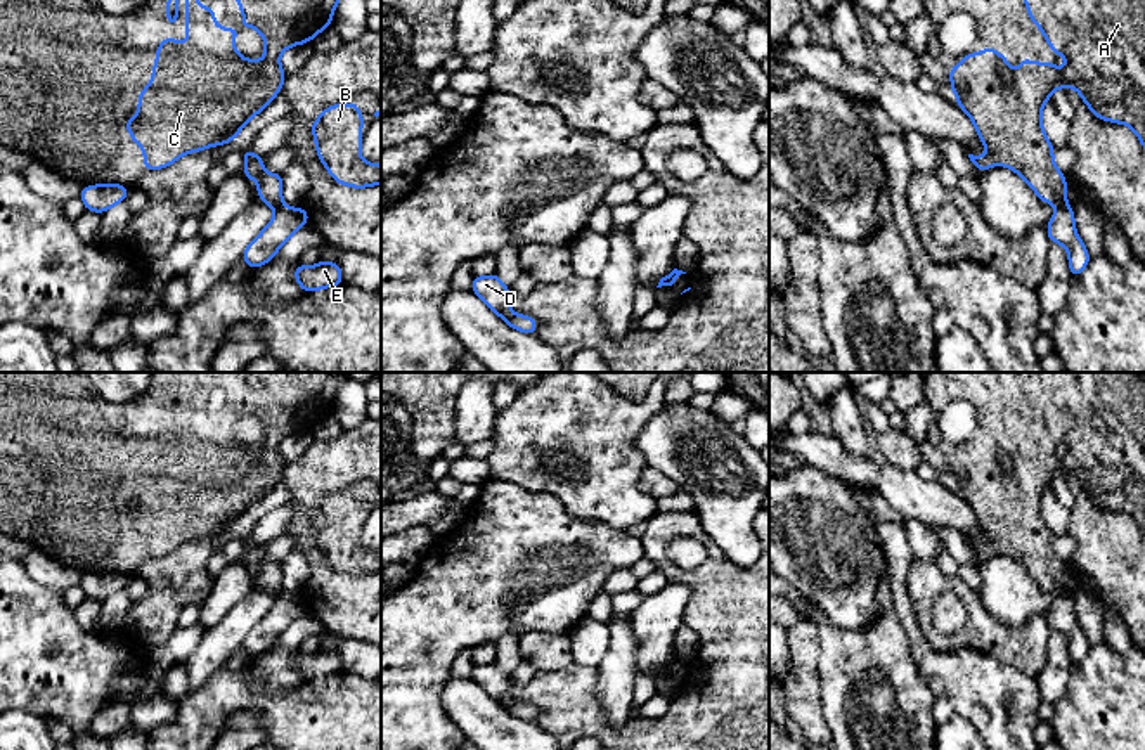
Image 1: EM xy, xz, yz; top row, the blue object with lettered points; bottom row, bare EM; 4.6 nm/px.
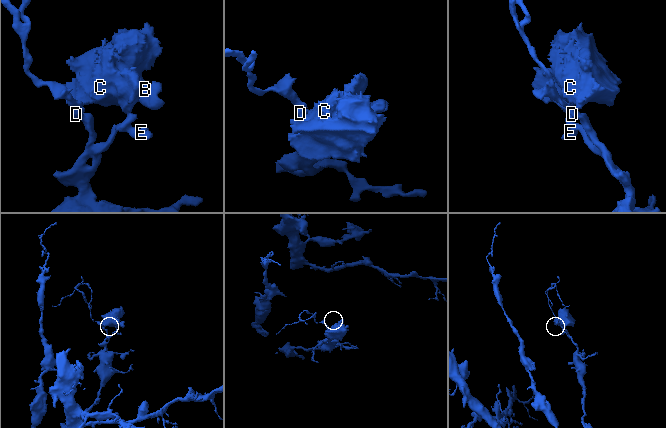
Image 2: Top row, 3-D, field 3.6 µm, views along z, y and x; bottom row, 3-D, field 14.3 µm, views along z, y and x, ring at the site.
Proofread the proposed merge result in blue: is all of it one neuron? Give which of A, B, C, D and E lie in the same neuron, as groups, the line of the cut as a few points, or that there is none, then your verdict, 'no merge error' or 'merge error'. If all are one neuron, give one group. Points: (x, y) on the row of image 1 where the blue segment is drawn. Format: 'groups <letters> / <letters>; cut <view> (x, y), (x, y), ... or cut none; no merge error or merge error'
groups A B C / D E; cut yz (1066, 203), (1059, 206); merge error

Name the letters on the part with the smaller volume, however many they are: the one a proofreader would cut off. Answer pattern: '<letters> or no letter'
A, B, C

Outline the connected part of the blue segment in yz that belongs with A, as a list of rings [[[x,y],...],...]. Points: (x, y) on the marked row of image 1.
[[[1025,0],[1027,16],[1032,24],[1041,28],[1055,55],[1065,54],[1067,64],[1057,69],[1053,62],[1031,62],[1020,57],[1020,71],[1015,76],[1012,64],[996,48],[980,48],[977,55],[965,54],[963,61],[948,73],[951,90],[958,97],[958,107],[965,111],[982,144],[989,149],[987,156],[968,154],[975,168],[984,173],[994,165],[1003,165],[1019,173],[1045,203],[1064,206],[1069,191],[1065,175],[1053,163],[1055,147],[1048,140],[1041,111],[1055,88],[1072,87],[1079,92],[1091,113],[1105,121],[1128,125],[1145,149],[1145,0]]]

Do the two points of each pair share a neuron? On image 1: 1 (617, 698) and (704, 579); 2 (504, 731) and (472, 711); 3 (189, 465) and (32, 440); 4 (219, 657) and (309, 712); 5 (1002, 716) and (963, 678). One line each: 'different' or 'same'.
1: different
2: same
3: same
4: different
5: same

